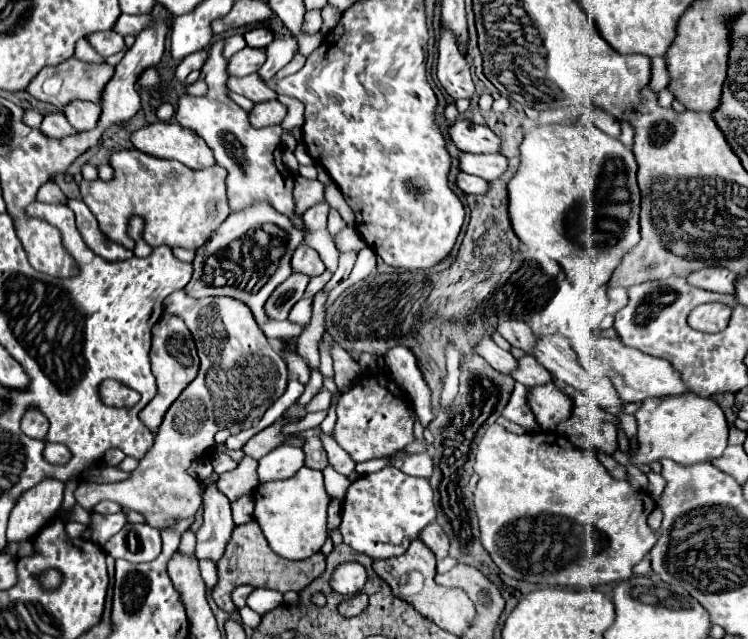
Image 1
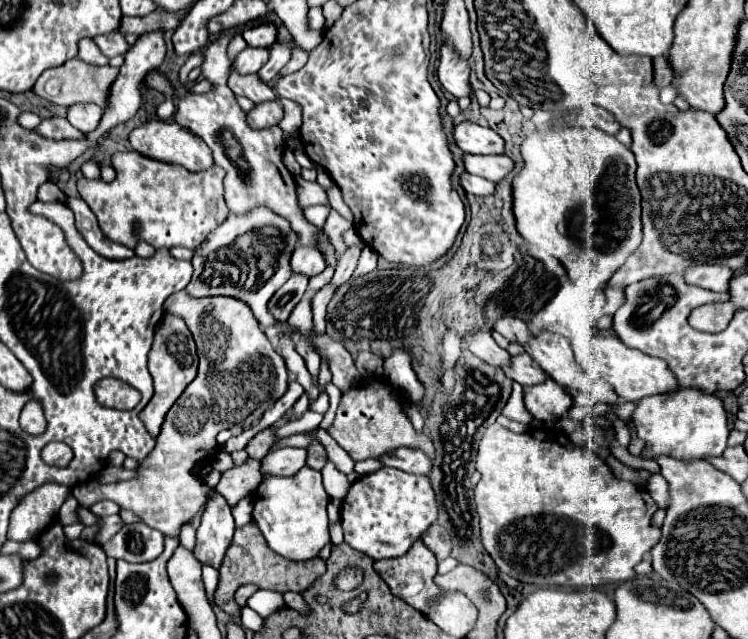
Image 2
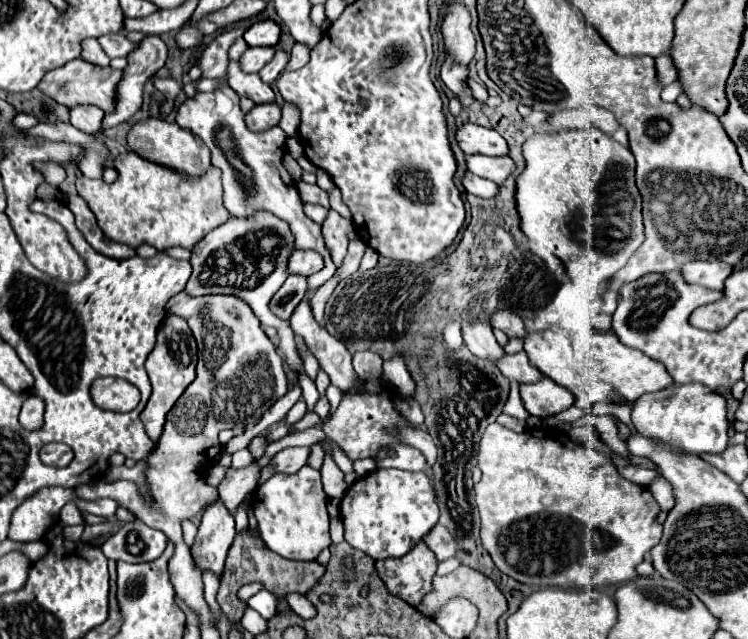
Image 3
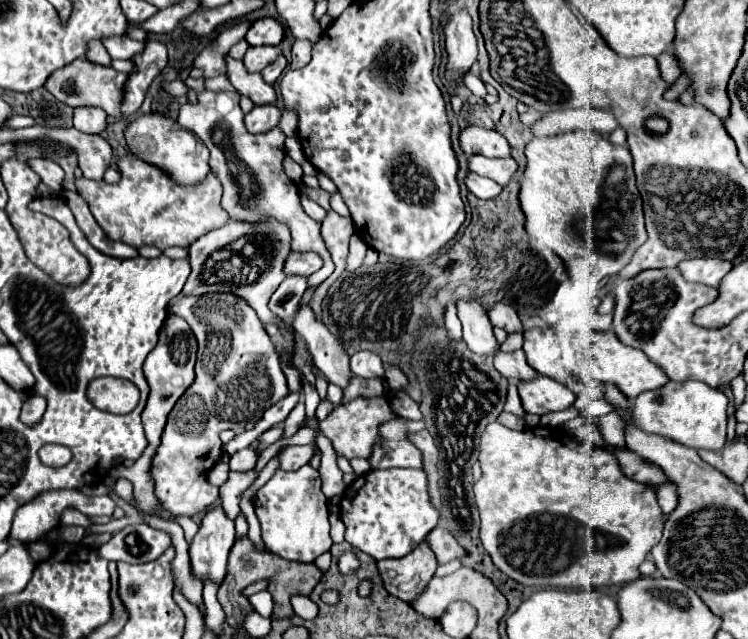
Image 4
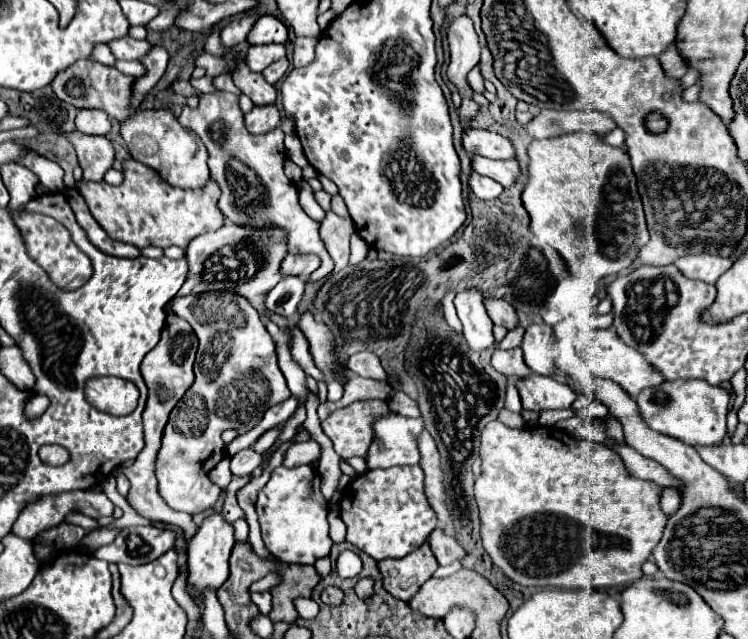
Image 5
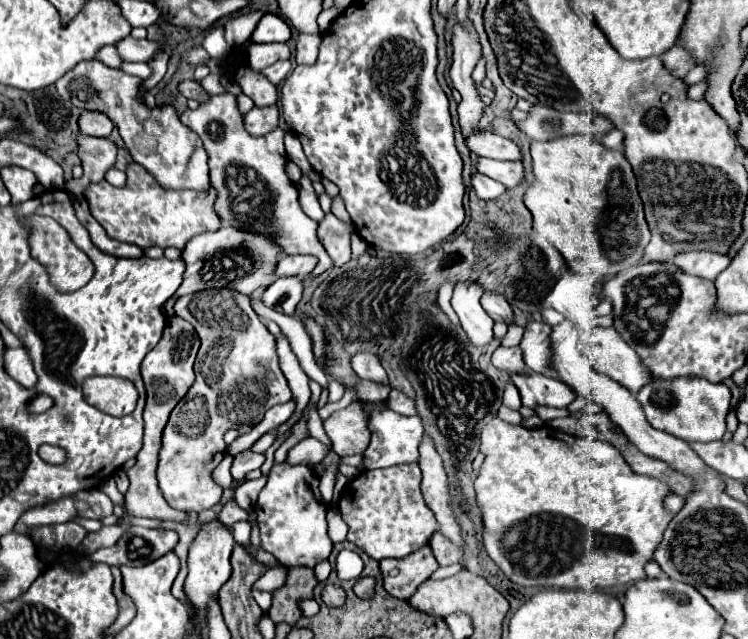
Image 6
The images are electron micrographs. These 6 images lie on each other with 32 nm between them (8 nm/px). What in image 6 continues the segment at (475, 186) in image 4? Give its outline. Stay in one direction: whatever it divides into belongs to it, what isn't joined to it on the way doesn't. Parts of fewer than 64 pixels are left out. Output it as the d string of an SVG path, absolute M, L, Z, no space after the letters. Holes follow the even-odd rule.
M474 174L472 176L472 188L476 190L476 194L482 200L496 200L498 196L502 196L506 192L504 184L500 184L498 180L492 180L484 174Z

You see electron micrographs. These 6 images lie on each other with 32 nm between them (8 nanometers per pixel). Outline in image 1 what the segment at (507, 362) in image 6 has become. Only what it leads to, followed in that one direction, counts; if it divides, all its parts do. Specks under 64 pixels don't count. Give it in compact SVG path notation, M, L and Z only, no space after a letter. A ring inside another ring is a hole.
M524 354L524 356L518 358L516 362L518 362L516 370L510 372L510 376L512 376L516 382L520 382L520 384L524 384L524 386L540 386L540 384L544 384L544 382L552 382L550 372L546 372L546 368L540 366L530 354Z

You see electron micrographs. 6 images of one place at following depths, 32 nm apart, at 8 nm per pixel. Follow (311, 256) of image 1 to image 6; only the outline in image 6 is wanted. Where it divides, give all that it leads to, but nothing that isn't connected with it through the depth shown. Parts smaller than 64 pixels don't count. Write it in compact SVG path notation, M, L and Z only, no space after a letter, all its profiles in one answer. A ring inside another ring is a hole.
M282 256L276 262L276 276L296 276L296 278L304 278L308 276L316 266L316 258L314 256Z

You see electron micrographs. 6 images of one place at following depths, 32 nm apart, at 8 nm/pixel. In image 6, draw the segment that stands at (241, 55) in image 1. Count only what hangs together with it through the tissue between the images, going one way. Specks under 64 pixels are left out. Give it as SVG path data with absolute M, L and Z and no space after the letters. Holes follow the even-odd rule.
M250 44L248 46L248 64L252 70L262 70L278 60L290 58L288 44Z

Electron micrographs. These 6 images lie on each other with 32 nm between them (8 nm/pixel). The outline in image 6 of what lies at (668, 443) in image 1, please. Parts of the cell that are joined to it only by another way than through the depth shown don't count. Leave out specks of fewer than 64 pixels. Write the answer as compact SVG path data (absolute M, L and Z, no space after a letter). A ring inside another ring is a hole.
M678 376L672 380L654 380L640 388L638 402L644 408L648 422L686 442L712 442L726 434L726 414L730 412L732 392L726 384L714 384L698 376Z

